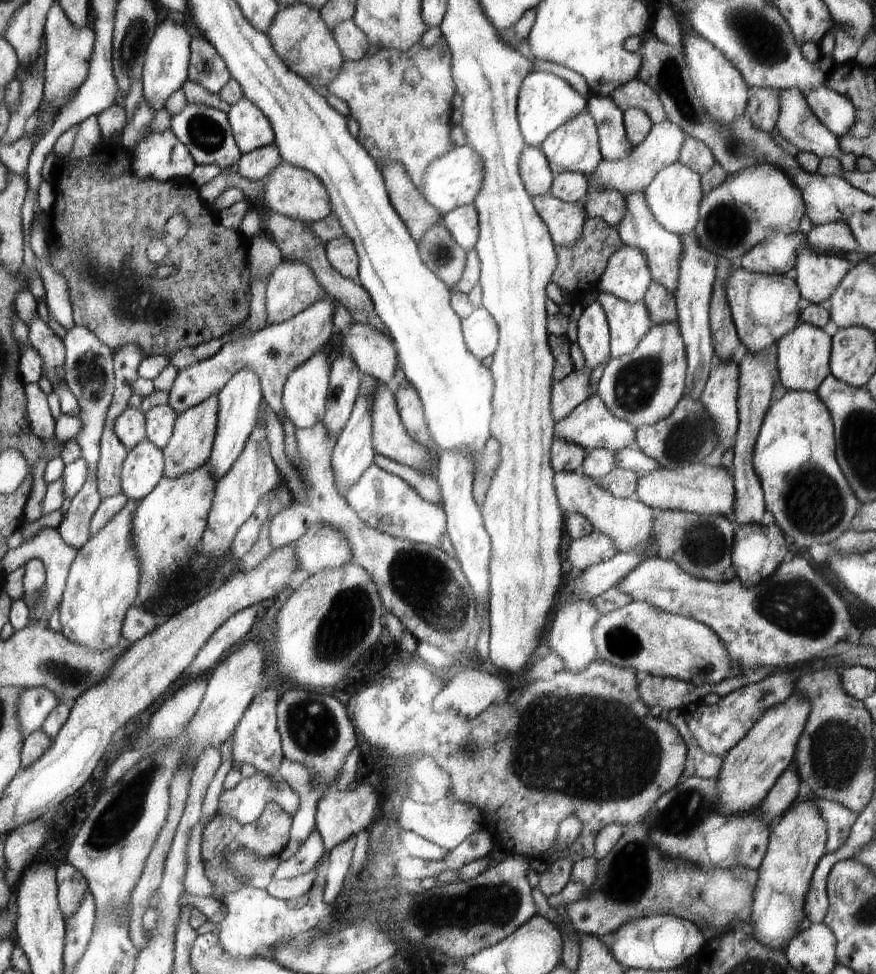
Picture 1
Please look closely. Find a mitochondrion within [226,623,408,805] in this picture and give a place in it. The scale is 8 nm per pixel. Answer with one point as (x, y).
(311, 726)

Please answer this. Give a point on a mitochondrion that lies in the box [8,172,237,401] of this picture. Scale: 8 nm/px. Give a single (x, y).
(111, 284)

